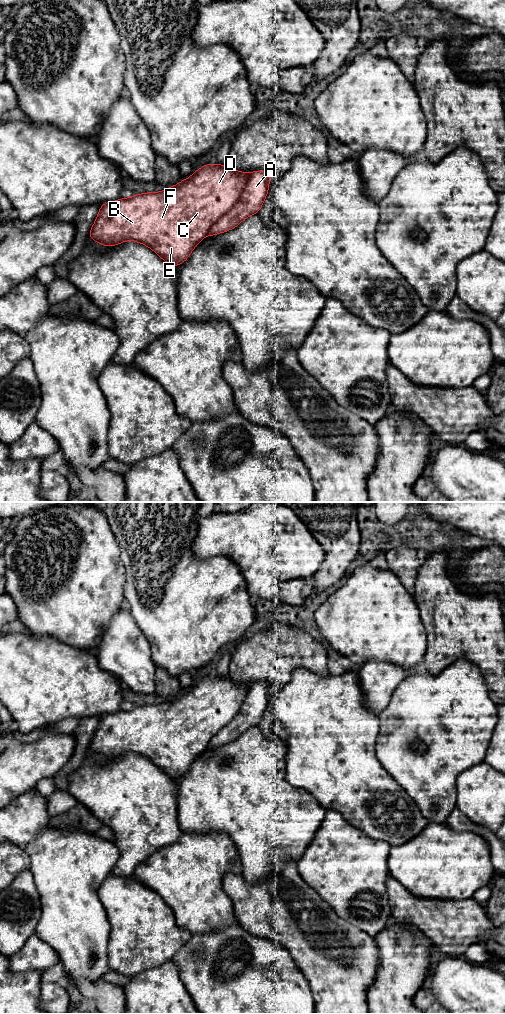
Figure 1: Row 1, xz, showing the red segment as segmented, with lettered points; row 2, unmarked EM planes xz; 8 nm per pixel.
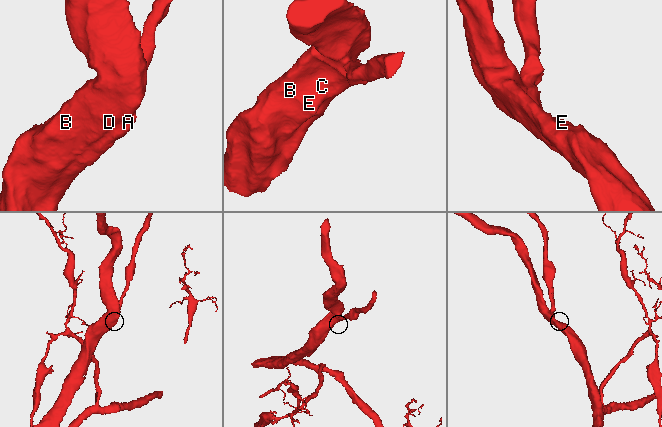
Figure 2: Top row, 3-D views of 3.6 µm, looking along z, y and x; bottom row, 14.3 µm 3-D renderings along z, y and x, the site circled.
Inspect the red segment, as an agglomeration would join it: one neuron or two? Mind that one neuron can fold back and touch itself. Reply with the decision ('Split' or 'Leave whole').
Leave whole

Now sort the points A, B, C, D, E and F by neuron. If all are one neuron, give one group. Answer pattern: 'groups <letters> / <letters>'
groups A B C D E F

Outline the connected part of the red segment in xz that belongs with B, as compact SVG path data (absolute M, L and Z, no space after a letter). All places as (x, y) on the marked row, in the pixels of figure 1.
M208 163L166 190L105 202L100 206L89 238L108 247L129 240L138 242L174 268L183 264L207 235L230 231L249 216L257 215L268 195L269 184L267 170L240 172L230 165Z

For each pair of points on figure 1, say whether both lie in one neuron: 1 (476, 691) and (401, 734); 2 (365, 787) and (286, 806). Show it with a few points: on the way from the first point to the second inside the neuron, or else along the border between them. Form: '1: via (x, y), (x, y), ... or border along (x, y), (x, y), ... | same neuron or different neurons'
1: via (457, 706), (432, 729), (420, 730) | same neuron
2: border along (295, 788), (307, 791), (326, 811) | different neurons

